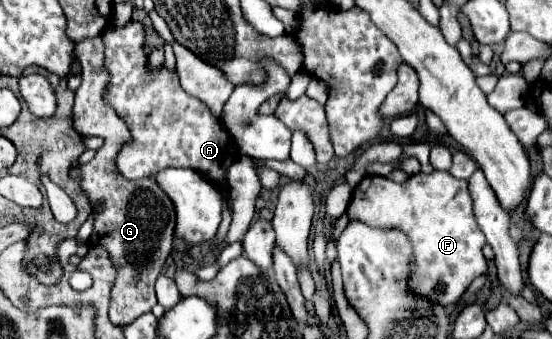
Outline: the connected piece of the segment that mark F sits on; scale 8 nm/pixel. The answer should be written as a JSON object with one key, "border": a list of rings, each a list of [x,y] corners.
{"border":[[[449,171],[417,173],[403,183],[365,175],[355,187],[355,201],[351,199],[347,215],[349,221],[361,221],[383,231],[397,229],[409,237],[413,257],[409,259],[407,287],[431,303],[453,305],[475,277],[487,273],[487,259],[481,253],[485,235],[473,215],[467,181],[455,179]]]}

